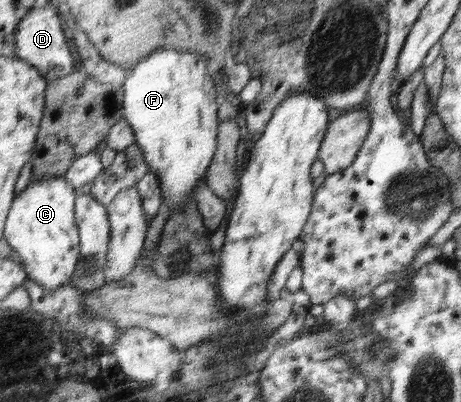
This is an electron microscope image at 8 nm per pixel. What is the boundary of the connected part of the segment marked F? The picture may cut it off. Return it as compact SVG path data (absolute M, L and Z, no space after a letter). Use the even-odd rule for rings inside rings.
M159 47L144 56L139 63L127 72L124 90L123 117L135 132L135 144L143 152L148 172L155 172L161 179L162 202L168 205L169 212L176 206L184 206L188 198L193 198L193 187L205 174L211 158L216 152L216 135L219 102L216 87L207 69L207 57L193 51L183 51Z

